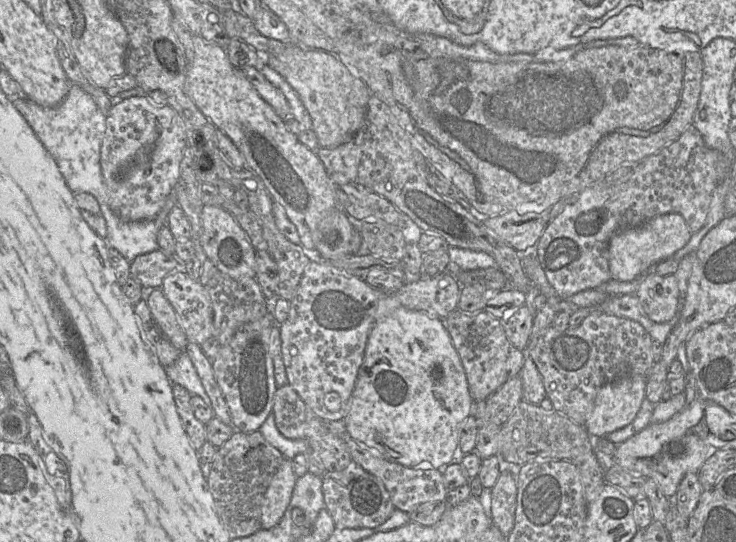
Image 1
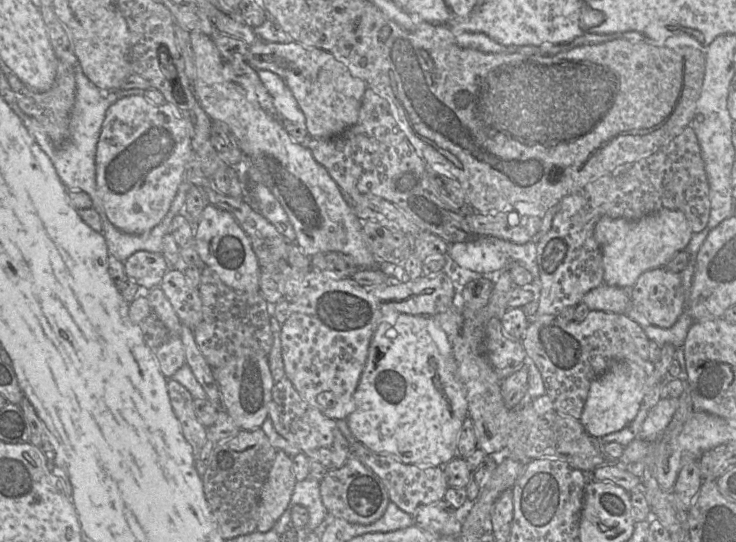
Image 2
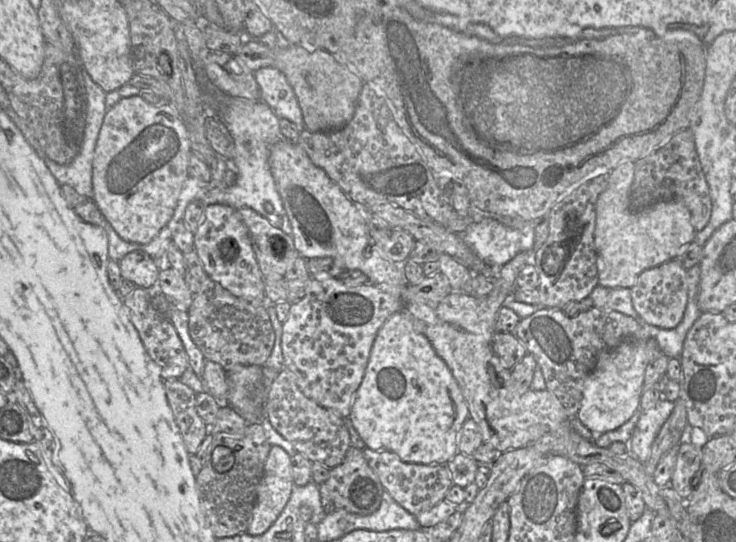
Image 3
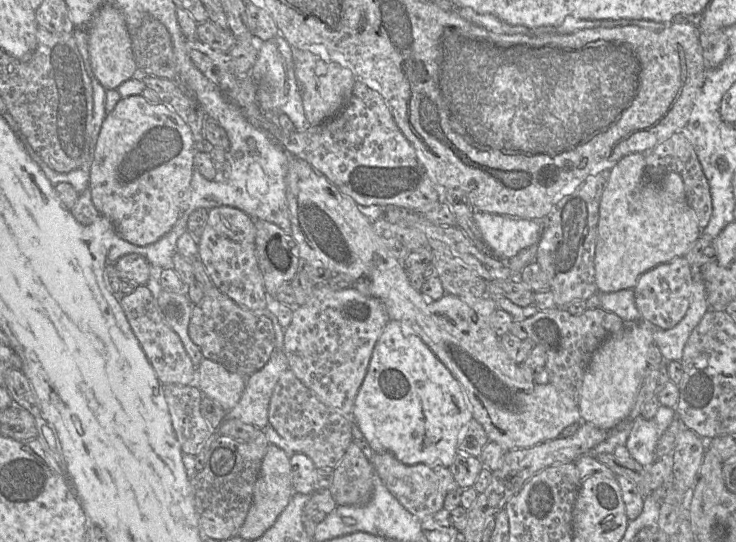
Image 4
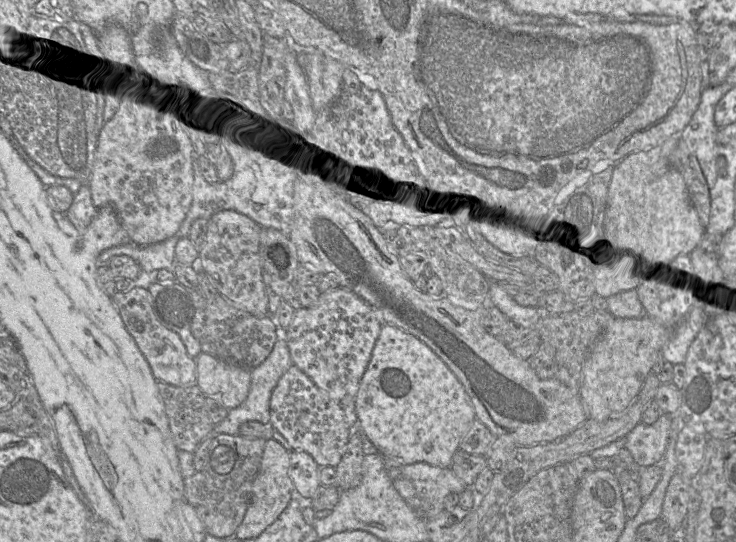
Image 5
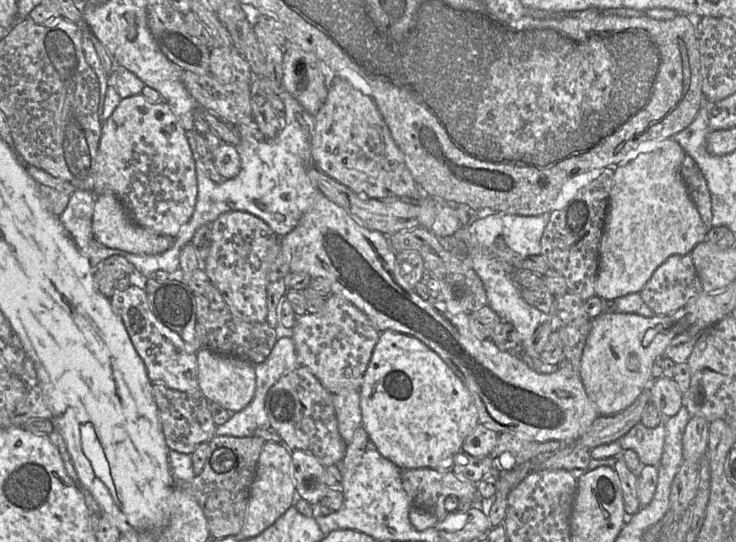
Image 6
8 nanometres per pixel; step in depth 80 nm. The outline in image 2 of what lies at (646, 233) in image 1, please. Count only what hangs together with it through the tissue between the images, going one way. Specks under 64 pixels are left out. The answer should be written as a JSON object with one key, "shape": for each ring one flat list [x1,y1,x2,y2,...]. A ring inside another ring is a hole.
{"shape":[[664,208,636,220,602,216,594,227,594,238,602,253,603,283,631,289,642,273,665,267,675,254,685,250,692,234,680,210]]}

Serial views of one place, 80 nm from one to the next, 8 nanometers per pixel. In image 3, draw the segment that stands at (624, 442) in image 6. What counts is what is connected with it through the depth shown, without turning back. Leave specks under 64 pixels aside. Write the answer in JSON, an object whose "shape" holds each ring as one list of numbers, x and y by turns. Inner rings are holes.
{"shape":[[663,399,654,408,641,413,628,444,629,454,641,463,649,460,653,442,674,410,674,407,675,402]]}

